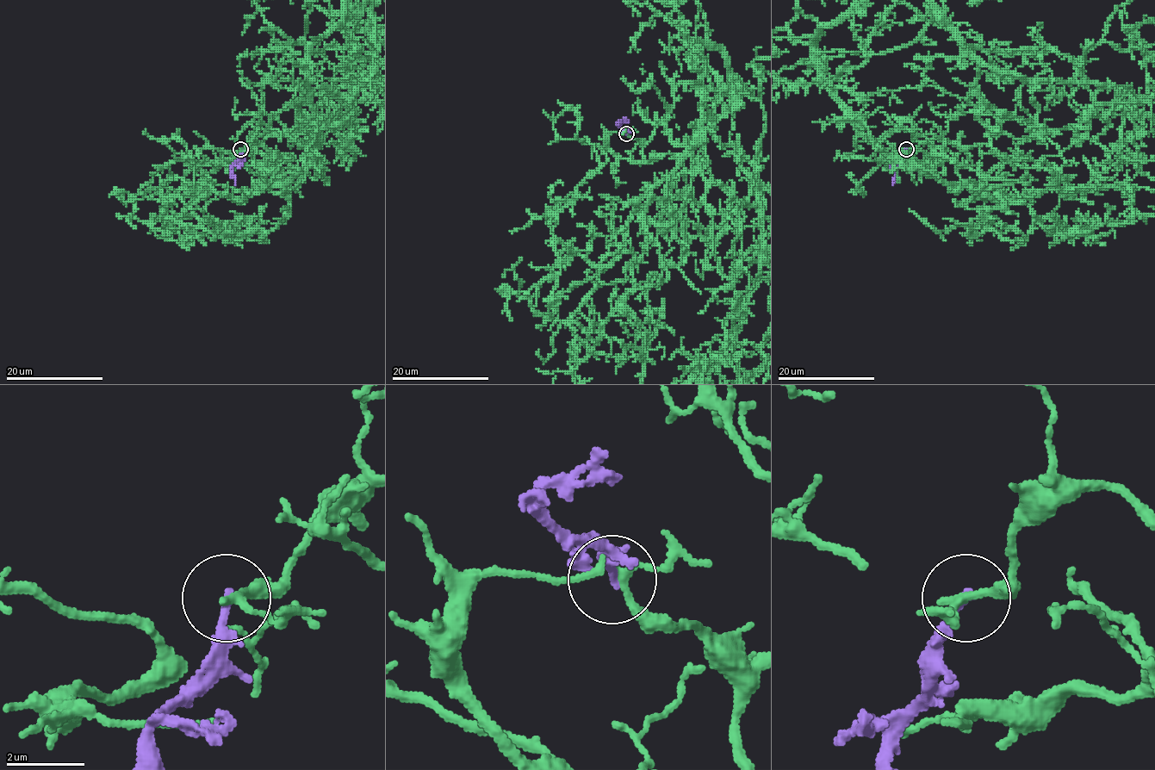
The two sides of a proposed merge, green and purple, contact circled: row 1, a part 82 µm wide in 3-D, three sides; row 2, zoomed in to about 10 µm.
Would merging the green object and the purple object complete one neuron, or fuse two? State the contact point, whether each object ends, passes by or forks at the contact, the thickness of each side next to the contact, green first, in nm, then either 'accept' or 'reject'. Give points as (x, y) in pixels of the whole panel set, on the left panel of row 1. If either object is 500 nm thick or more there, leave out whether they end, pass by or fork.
at (240, 149); green passes by; purple ends there; 200 nm thick on the green side, 240 nm on the other; reject

